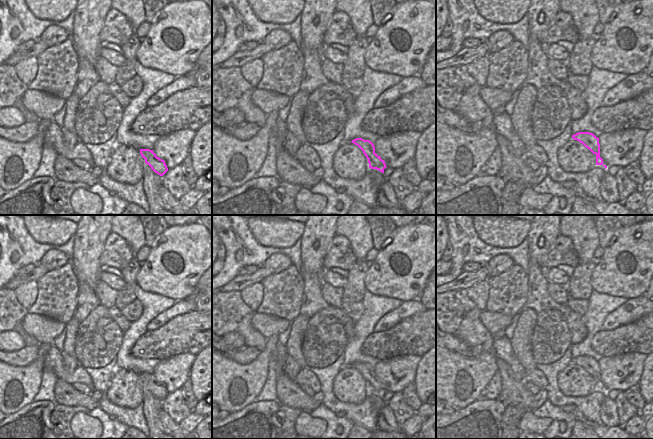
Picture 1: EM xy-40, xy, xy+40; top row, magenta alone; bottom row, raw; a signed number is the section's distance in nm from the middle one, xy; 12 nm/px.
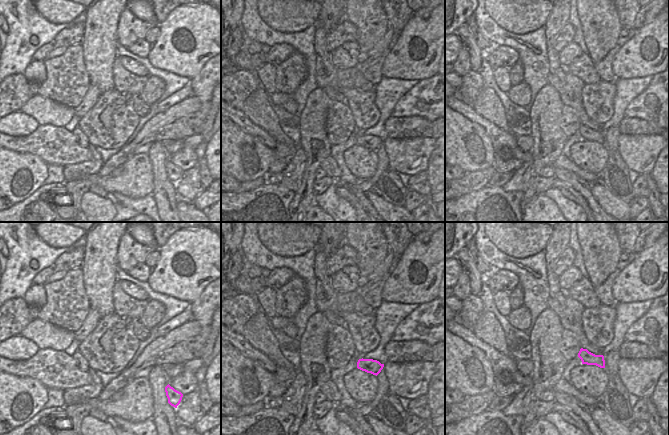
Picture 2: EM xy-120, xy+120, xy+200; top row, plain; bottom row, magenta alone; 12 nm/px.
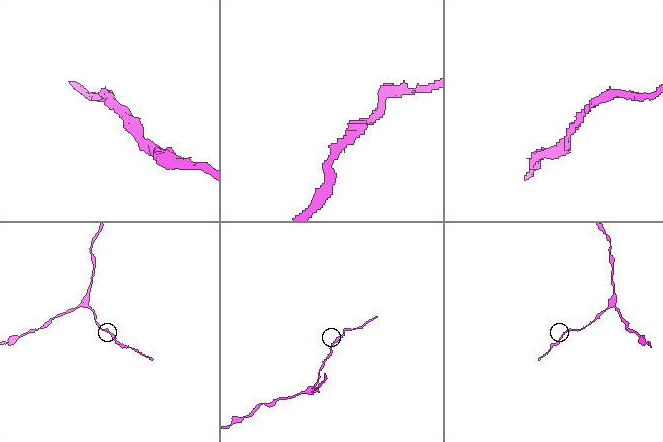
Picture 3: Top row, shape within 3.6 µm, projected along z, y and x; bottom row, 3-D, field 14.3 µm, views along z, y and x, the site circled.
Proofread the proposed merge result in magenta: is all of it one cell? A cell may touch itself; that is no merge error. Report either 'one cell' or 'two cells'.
one cell

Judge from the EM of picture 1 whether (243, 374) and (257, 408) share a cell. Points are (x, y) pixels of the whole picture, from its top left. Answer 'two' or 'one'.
two

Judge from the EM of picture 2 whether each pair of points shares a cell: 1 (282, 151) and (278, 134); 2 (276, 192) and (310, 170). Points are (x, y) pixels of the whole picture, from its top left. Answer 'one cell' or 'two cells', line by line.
1: two cells
2: two cells

